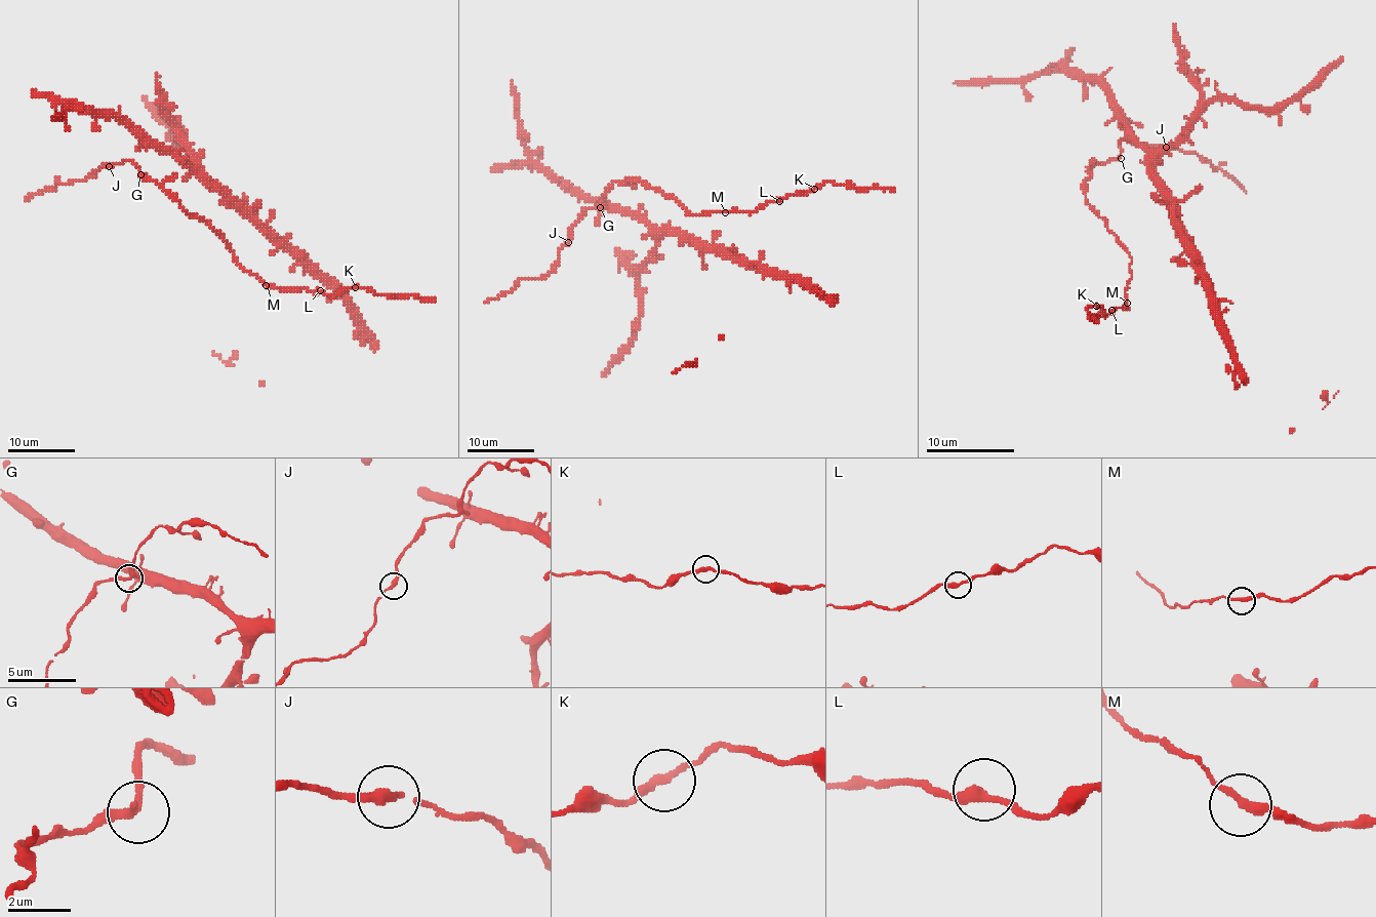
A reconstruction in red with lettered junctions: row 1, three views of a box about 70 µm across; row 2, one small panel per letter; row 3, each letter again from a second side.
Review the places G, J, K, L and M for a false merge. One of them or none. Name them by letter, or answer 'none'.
none

